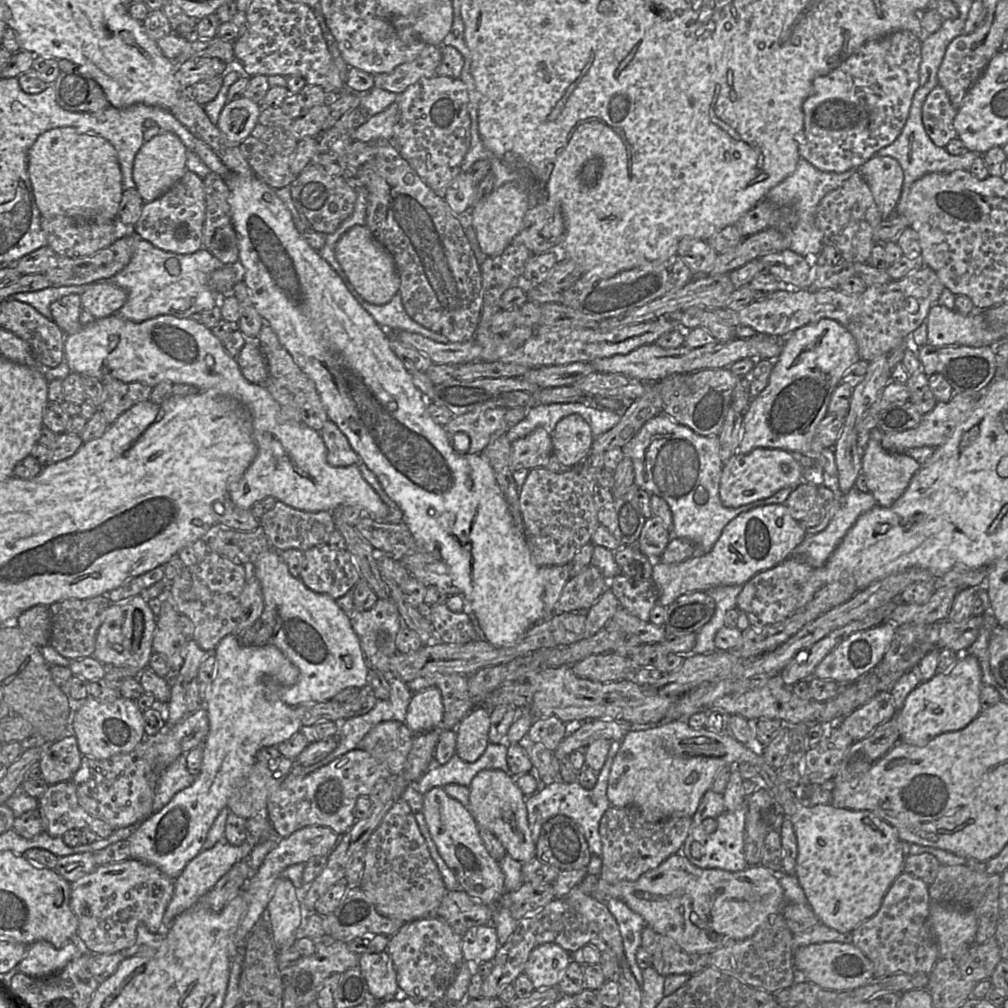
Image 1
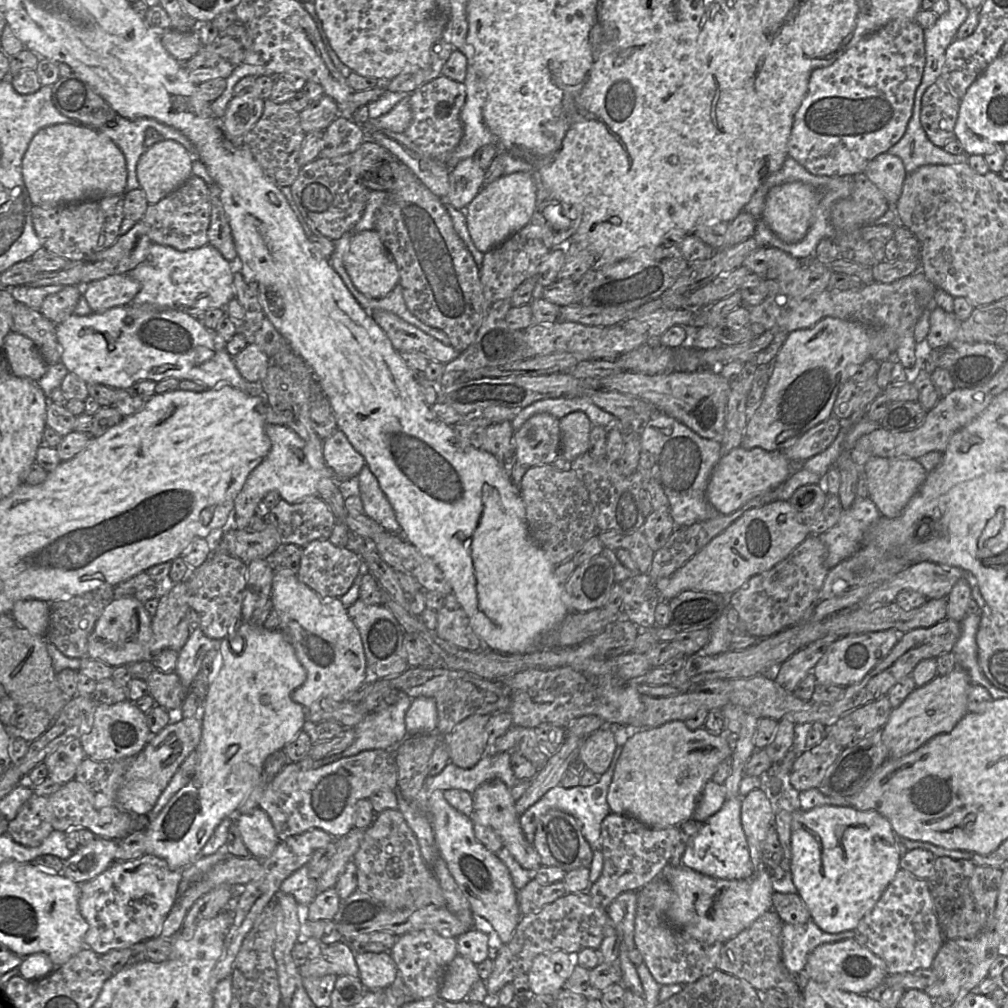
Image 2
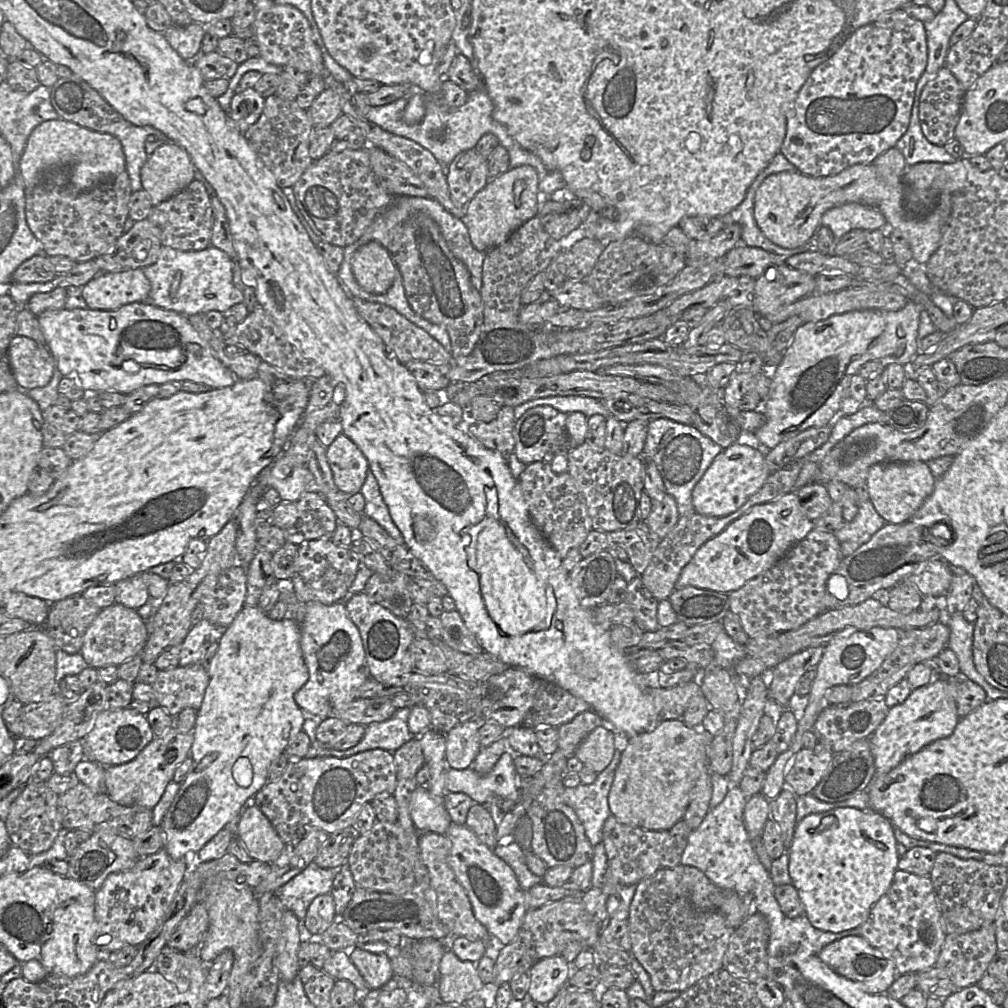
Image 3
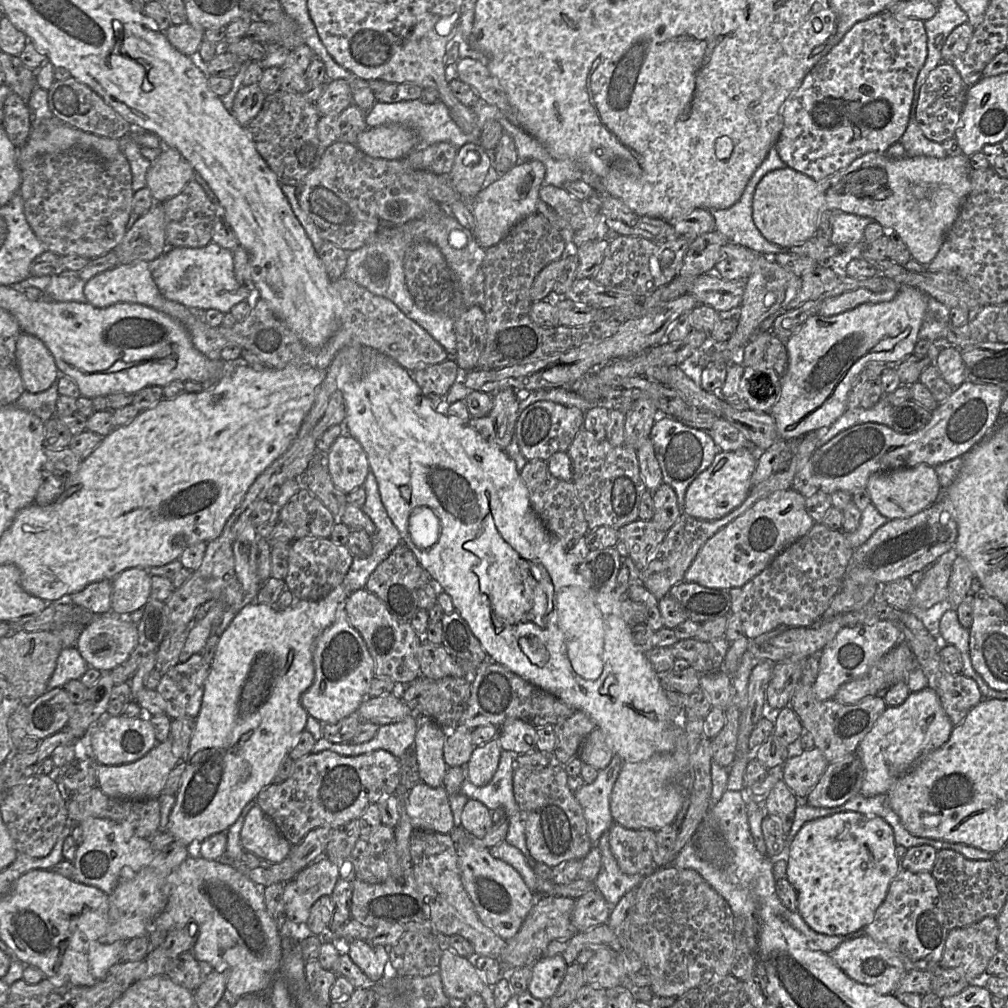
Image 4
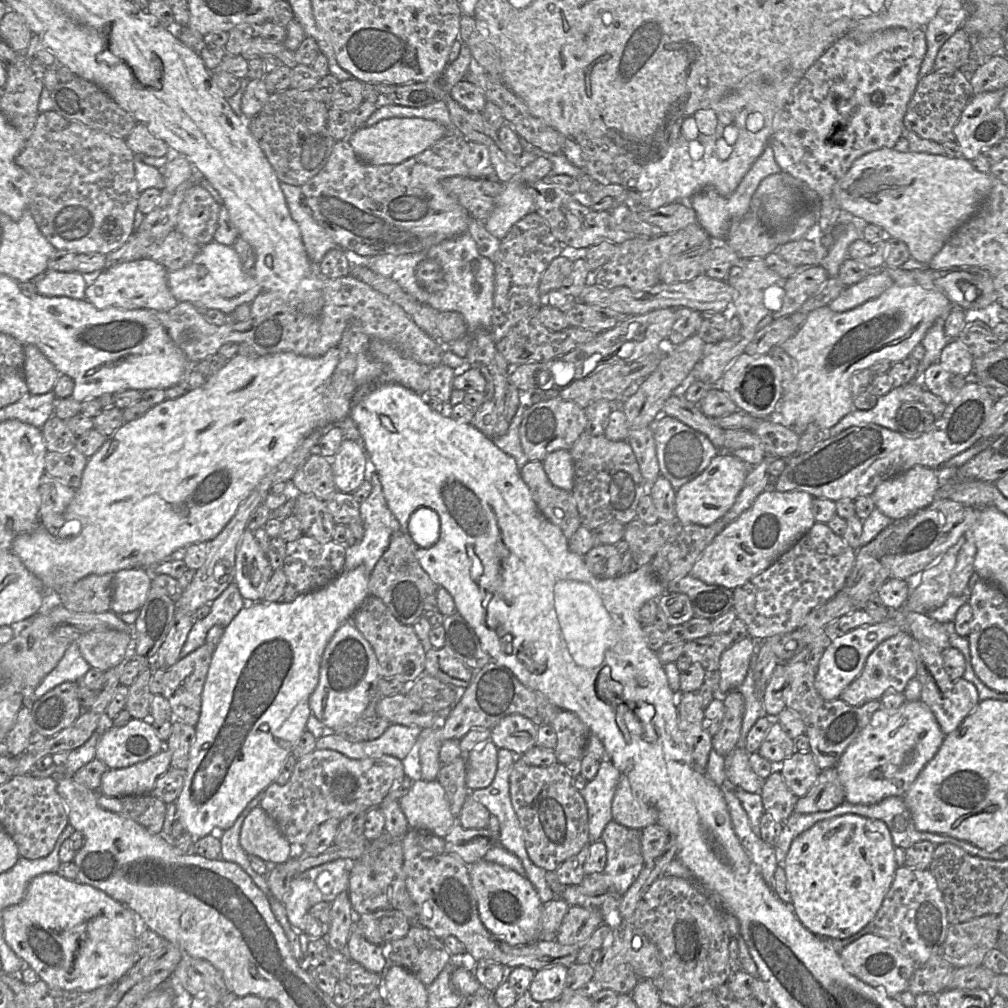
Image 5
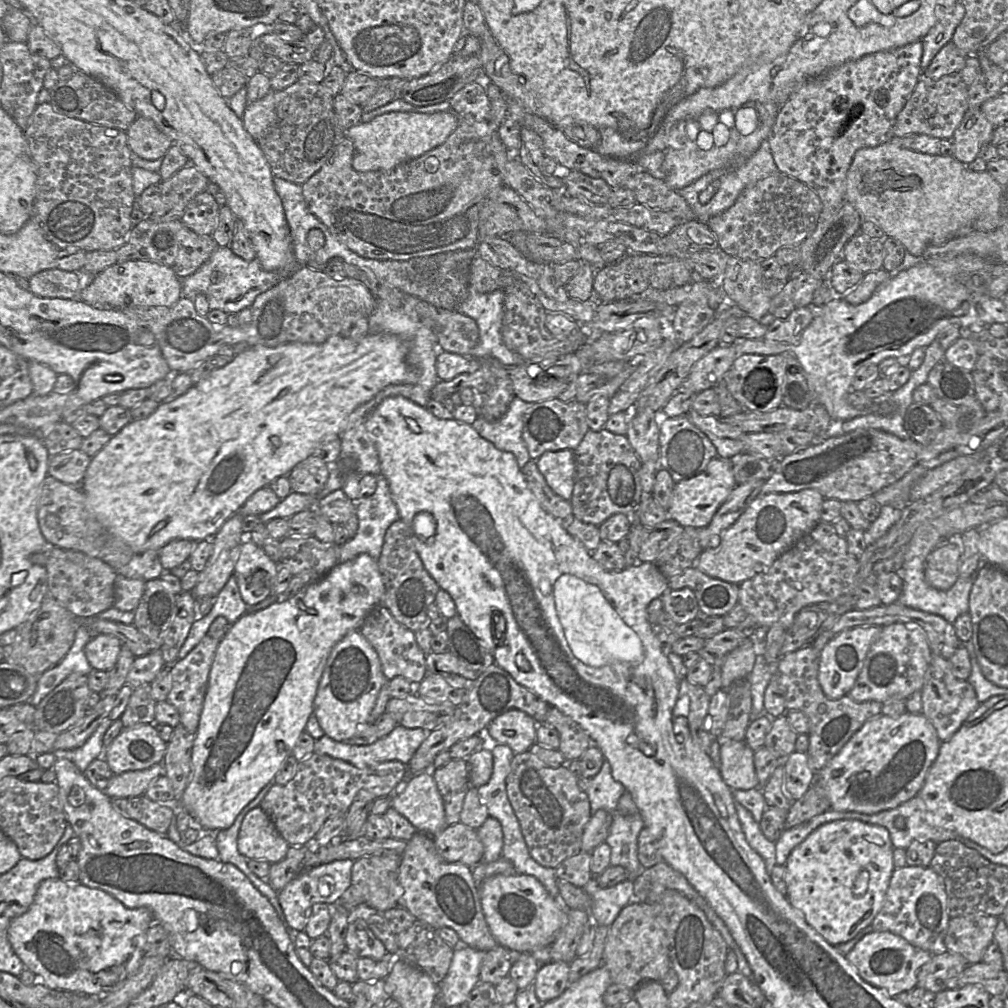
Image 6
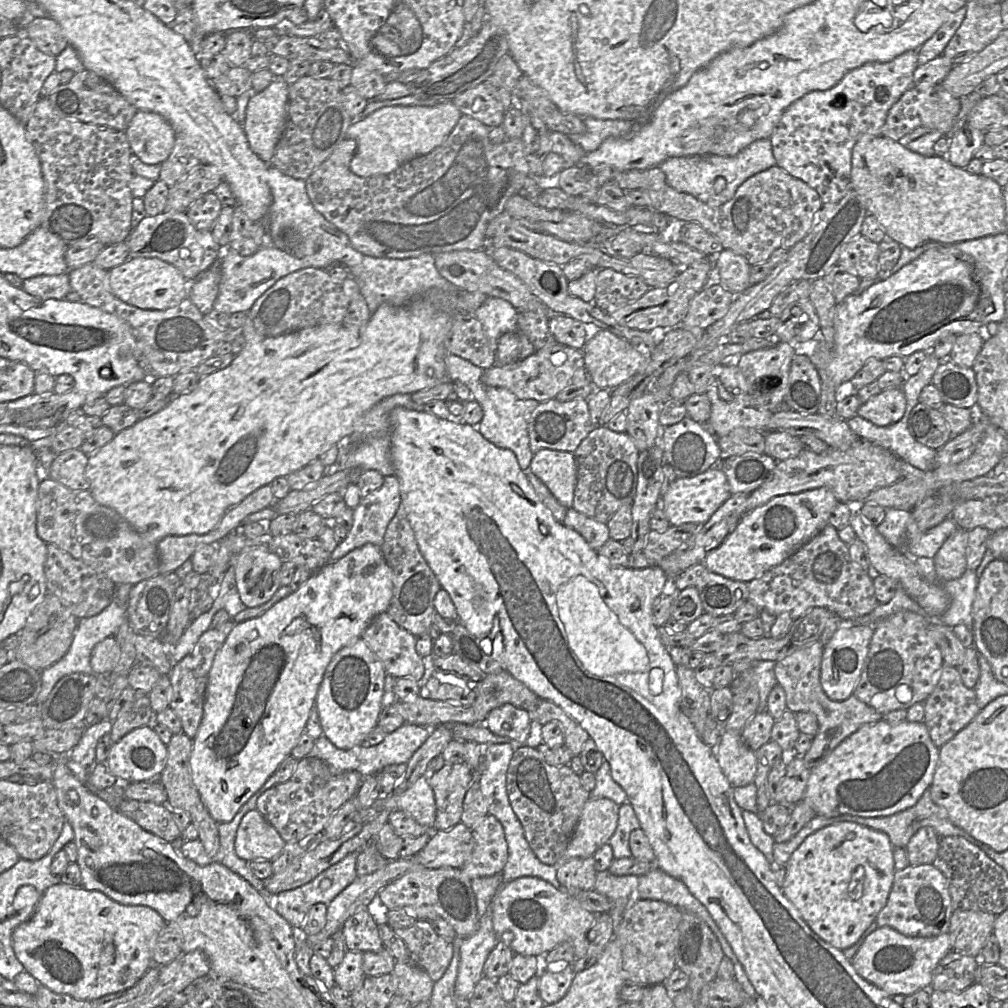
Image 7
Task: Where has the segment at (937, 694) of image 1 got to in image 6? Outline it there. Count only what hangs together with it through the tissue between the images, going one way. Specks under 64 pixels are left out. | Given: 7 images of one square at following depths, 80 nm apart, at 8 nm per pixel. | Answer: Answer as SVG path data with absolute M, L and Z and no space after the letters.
M905 712L897 718L880 714L866 721L842 749L816 773L814 783L826 793L830 809L842 812L875 814L890 810L914 798L922 788L926 775L936 760L941 741L931 722L921 714Z

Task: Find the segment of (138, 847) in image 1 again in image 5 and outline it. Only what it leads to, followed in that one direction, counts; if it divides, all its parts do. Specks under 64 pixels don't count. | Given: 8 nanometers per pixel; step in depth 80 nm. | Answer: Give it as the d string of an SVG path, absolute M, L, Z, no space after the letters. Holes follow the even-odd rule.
M361 565L353 570L343 571L334 581L320 590L300 594L292 602L245 601L245 607L240 610L231 623L224 629L224 633L213 652L204 683L200 716L195 725L195 738L189 751L183 787L175 801L175 819L179 819L185 831L192 836L194 841L211 833L221 834L221 832L232 827L246 805L270 784L275 783L287 756L292 753L301 735L306 730L306 723L311 715L309 698L319 681L320 665L324 650L337 629L345 622L351 621L353 614L370 595L370 575L366 568ZM280 740L287 742L288 746L286 748L281 747L278 744Z

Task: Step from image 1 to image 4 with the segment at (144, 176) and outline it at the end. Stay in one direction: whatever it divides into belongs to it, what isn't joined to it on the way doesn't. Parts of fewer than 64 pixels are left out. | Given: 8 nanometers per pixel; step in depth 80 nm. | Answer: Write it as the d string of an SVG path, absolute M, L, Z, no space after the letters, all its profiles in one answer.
M163 147L159 157L151 162L146 175L155 202L165 202L177 195L194 177L190 163L174 148Z

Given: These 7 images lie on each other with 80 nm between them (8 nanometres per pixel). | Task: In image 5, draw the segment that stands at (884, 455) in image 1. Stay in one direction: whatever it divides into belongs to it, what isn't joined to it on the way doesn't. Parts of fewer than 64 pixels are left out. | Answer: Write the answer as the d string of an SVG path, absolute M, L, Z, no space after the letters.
M916 465L880 483L871 496L878 510L898 521L931 505L939 487L937 470Z

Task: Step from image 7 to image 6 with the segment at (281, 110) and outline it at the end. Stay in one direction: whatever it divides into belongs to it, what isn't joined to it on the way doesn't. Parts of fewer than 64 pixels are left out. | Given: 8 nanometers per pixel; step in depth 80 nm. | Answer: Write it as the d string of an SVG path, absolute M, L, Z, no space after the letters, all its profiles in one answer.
M275 91L248 103L242 117L243 126L255 141L263 138L277 121Z

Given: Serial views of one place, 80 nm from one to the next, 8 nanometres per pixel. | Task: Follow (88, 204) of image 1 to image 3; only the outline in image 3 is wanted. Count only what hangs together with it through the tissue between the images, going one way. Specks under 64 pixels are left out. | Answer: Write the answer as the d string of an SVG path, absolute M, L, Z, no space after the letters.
M48 120L32 131L19 160L18 170L25 189L31 191L41 183L49 170L55 168L67 169L73 187L78 191L87 191L125 171L126 161L122 145L114 135L93 131L65 120Z

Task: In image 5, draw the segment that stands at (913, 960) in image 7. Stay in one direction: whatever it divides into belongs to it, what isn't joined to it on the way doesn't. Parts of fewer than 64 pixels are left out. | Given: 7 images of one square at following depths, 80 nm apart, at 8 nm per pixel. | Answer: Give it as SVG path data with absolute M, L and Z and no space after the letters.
M871 933L846 946L839 955L848 972L866 984L881 989L890 997L898 997L900 993L908 990L910 980L916 970L915 962L902 954L897 946Z

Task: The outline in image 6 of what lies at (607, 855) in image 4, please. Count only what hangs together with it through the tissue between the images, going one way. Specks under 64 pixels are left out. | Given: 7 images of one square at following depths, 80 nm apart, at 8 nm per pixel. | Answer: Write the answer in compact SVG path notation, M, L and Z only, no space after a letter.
M613 814L609 834L605 840L611 848L610 866L621 866L626 869L628 879L634 881L645 868L638 859L638 836L644 828L644 822L639 814Z

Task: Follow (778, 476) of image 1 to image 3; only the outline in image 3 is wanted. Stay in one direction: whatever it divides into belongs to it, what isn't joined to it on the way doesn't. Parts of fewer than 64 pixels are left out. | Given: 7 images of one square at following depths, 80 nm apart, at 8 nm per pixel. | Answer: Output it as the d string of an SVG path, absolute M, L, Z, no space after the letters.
M735 442L715 457L702 478L695 485L692 492L692 503L695 512L713 517L725 517L734 513L764 485L770 474L762 447L753 448L750 445Z

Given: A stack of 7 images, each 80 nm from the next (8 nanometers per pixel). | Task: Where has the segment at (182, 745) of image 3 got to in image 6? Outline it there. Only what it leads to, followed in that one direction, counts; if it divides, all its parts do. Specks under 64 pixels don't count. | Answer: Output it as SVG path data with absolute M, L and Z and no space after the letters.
M163 761L144 770L127 771L113 775L103 792L110 799L144 795L150 783L162 775L164 775Z

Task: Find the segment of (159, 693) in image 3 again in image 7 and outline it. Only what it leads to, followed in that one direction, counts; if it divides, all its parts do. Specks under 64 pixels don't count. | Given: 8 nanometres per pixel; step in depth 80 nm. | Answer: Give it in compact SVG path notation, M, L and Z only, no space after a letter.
M228 620L221 626L209 628L200 636L193 650L172 666L169 674L171 683L171 700L169 707L179 717L182 724L182 732L190 739L195 737L203 716L208 675L215 654L225 642L234 625L235 622L233 620Z

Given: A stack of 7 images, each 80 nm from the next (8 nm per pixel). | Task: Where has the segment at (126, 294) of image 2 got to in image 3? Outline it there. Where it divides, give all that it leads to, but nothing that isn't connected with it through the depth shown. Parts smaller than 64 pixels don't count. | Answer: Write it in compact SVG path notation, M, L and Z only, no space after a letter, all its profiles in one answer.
M140 268L121 272L100 272L83 286L83 297L90 309L115 310L134 302L145 302L151 290Z

